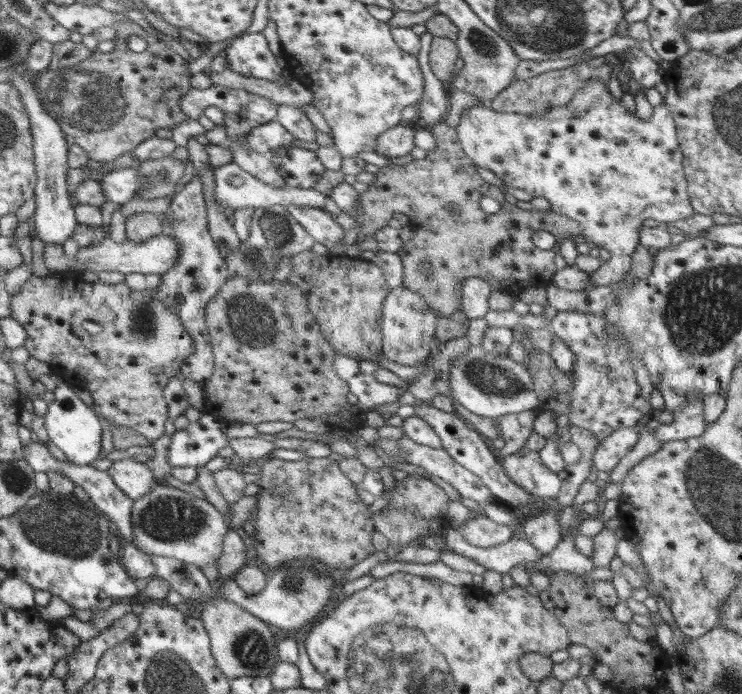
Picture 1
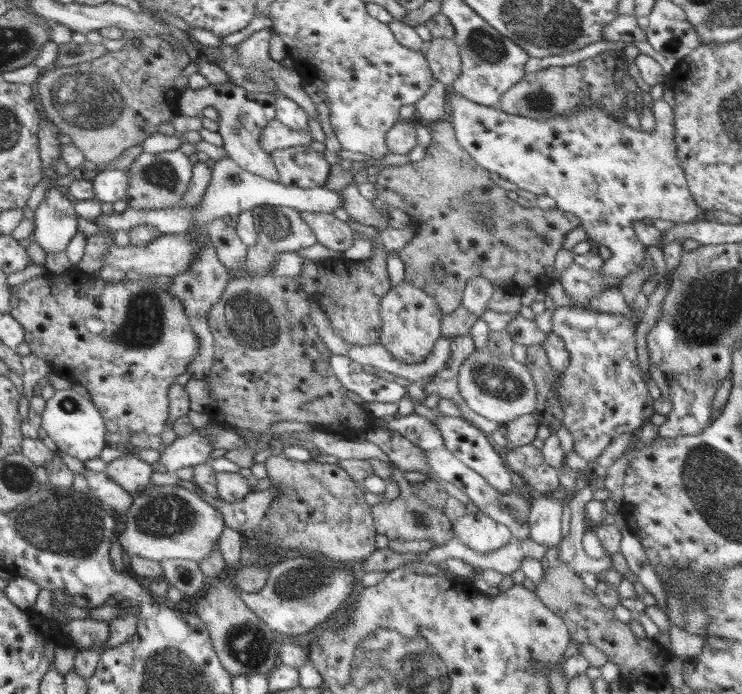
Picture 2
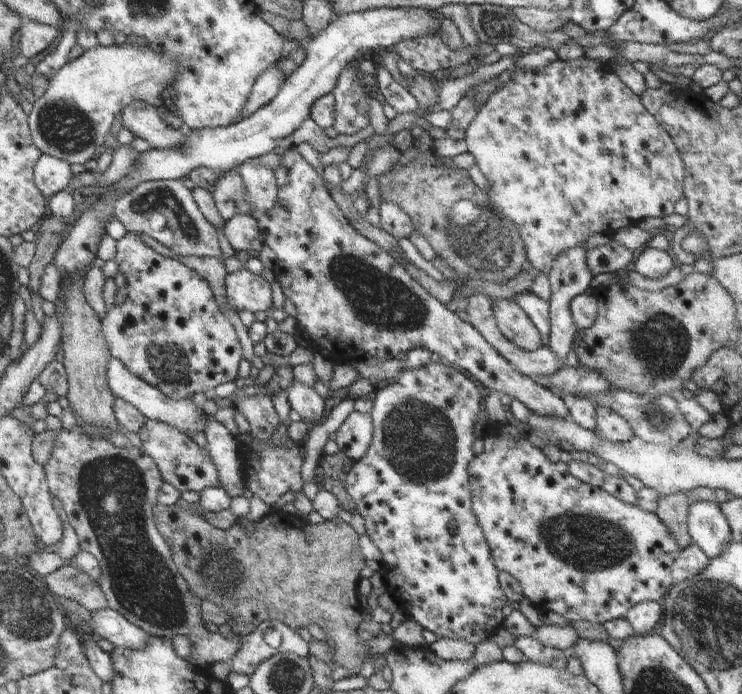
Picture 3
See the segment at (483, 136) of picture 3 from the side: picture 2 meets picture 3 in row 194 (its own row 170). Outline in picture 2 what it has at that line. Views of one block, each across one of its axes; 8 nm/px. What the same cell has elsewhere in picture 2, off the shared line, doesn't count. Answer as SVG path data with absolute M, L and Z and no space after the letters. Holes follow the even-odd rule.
M448 92L448 117L452 126L455 128L455 135L460 146L468 152L468 154L478 163L478 166L485 168L488 172L494 172L510 182L517 184L520 189L528 190L528 192L534 192L537 197L547 196L553 198L556 202L556 210L571 212L580 219L580 226L584 227L587 232L589 241L596 241L596 246L605 246L611 250L611 257L605 260L604 266L601 270L606 276L623 279L624 276L628 276L630 272L634 272L640 268L644 262L644 255L646 247L637 238L637 234L633 229L633 224L638 221L652 221L660 218L660 220L671 220L676 223L688 223L702 213L702 210L696 206L696 202L692 200L692 196L687 187L687 178L685 172L682 170L677 158L677 146L675 143L675 112L670 104L666 103L664 99L654 102L655 108L655 129L652 132L646 132L645 130L632 129L624 118L617 118L609 112L605 112L601 106L581 106L577 108L575 112L570 114L561 114L561 116L554 116L550 120L534 120L526 116L518 116L508 114L497 107L489 107L478 104L477 102L464 98L461 94Z

